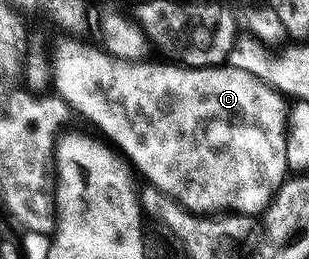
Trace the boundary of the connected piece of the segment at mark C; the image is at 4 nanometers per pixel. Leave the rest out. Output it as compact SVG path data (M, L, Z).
M61 38L53 48L53 60L51 56L51 88L60 96L74 113L77 112L85 120L90 120L96 131L106 141L112 142L117 151L129 161L130 165L138 173L141 172L154 184L156 191L163 196L169 196L177 201L182 208L194 214L236 214L242 218L248 218L256 214L264 213L273 201L273 195L281 189L287 179L289 163L287 162L287 138L290 109L285 106L286 97L265 81L261 81L255 74L249 74L245 70L228 66L216 68L187 68L176 62L161 62L165 64L152 64L152 59L142 58L135 60L121 60L105 51L104 47L92 48L81 38Z

